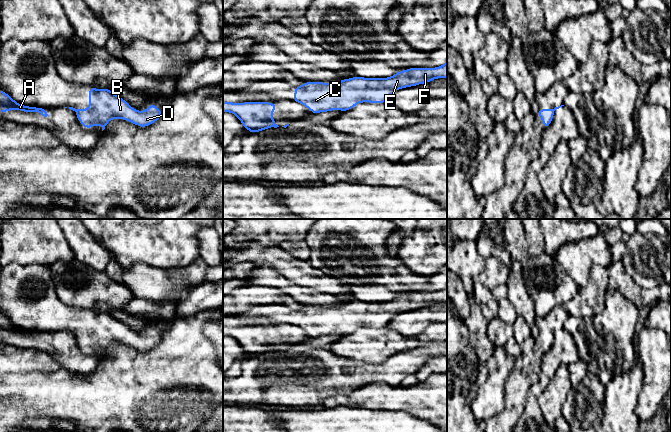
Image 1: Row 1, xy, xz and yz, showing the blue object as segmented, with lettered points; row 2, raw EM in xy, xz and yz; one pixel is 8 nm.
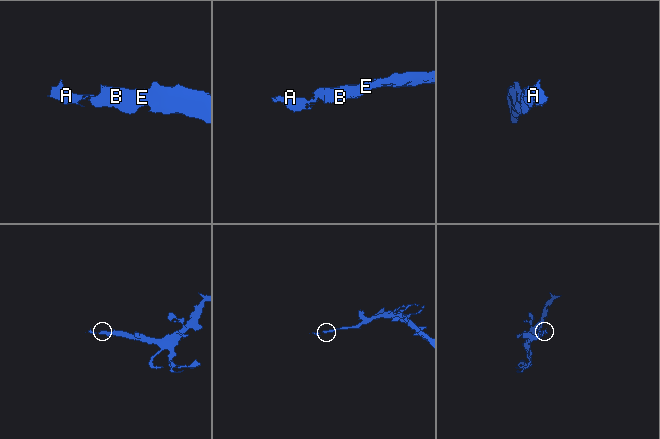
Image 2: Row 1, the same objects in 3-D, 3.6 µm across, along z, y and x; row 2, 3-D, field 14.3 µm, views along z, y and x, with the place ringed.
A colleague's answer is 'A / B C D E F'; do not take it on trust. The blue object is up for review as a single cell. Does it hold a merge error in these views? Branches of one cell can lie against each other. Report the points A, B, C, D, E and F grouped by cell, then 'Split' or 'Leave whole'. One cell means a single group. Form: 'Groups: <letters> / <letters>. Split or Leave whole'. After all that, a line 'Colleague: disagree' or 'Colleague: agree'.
Groups: A / B C D E F. Split
Colleague: agree

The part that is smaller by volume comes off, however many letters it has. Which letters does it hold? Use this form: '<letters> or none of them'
A

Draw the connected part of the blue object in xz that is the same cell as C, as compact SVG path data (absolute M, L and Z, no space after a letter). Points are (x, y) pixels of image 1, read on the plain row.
M447 285L435 292L409 292L388 302L353 302L336 307L304 306L294 313L294 324L313 338L331 334L347 335L362 326L385 327L401 312L447 302Z

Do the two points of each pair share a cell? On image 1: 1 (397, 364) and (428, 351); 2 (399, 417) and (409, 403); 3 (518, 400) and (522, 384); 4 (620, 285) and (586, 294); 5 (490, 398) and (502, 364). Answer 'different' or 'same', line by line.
1: same
2: different
3: same
4: same
5: same

